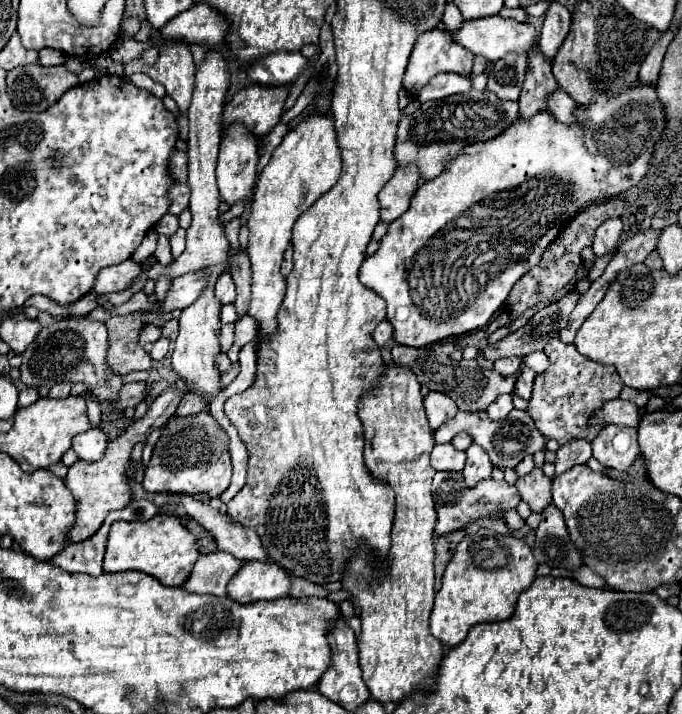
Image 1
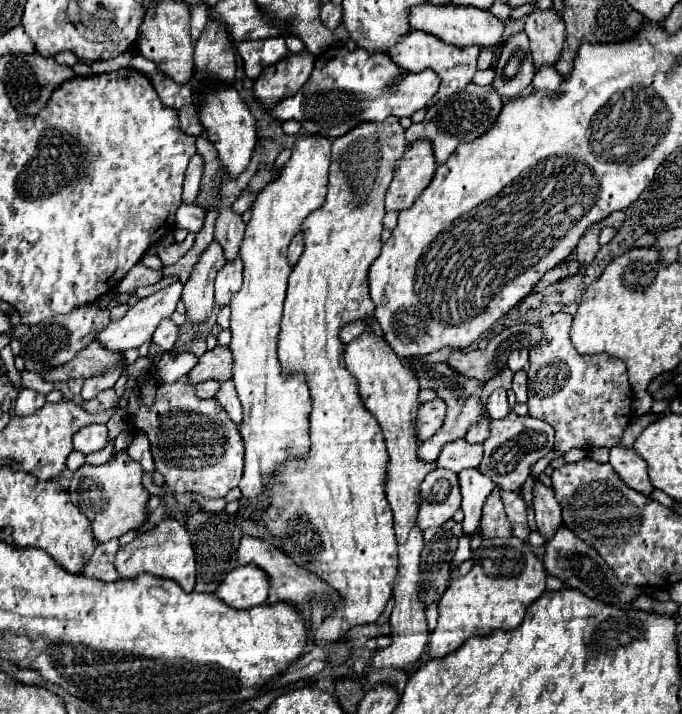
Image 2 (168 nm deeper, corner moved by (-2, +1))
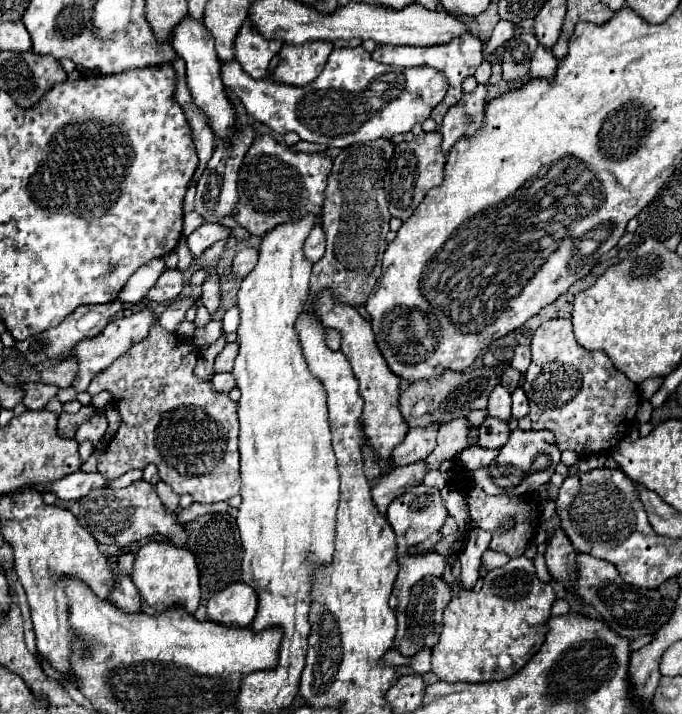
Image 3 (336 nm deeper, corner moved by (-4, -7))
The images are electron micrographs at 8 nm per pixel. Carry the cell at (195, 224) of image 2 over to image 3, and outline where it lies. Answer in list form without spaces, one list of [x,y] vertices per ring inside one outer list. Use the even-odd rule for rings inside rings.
[[[205,223],[201,225],[197,231],[193,231],[189,237],[187,237],[187,245],[189,245],[189,251],[193,257],[199,257],[205,249],[209,249],[215,241],[219,239],[229,239],[229,231],[221,225],[215,225],[215,223]]]

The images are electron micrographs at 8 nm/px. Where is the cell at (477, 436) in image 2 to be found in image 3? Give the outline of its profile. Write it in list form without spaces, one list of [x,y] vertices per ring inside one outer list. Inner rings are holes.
[[[487,417],[485,423],[479,427],[479,447],[499,449],[499,447],[503,447],[503,443],[507,443],[509,433],[511,433],[511,429],[509,429],[507,421]]]

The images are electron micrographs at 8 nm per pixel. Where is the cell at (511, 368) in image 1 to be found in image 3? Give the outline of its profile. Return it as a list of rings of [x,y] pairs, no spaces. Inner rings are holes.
[[[515,347],[515,357],[511,361],[511,367],[525,373],[531,363],[531,349],[529,347]]]

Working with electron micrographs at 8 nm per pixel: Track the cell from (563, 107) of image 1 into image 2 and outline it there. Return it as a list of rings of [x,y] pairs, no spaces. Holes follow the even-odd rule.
[[[553,67],[539,69],[539,73],[535,73],[535,77],[533,77],[533,87],[535,87],[537,91],[559,93],[561,83],[563,83],[563,77],[561,77]]]

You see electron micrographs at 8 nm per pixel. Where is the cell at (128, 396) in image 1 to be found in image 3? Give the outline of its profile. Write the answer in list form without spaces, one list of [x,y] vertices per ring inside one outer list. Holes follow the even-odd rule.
[[[93,405],[81,407],[77,413],[61,413],[61,417],[59,417],[59,423],[57,423],[59,437],[73,439],[73,437],[75,437],[75,431],[77,431],[77,427],[79,427],[79,425],[81,425],[85,419],[89,419],[93,413],[95,413],[95,407],[93,407]]]

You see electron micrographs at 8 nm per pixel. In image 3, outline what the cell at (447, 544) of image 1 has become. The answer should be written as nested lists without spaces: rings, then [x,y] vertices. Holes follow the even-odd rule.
[[[423,577],[419,583],[415,583],[411,587],[411,597],[409,597],[409,605],[407,605],[407,631],[397,647],[401,651],[401,655],[413,657],[415,653],[419,653],[425,647],[429,647],[429,649],[435,647],[435,643],[439,641],[441,627],[443,627],[441,617],[443,617],[443,611],[449,601],[451,601],[451,589],[441,577]]]

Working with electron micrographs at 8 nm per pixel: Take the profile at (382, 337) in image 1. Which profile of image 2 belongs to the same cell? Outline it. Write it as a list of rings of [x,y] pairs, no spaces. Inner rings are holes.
[[[355,321],[355,323],[349,323],[349,325],[345,325],[345,327],[341,329],[341,341],[347,345],[347,343],[351,343],[353,339],[361,337],[365,331],[369,331],[369,325],[367,325],[365,321]]]

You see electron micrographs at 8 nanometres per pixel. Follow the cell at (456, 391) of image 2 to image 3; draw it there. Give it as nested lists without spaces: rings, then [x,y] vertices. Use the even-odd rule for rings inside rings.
[[[419,461],[419,463],[407,465],[407,467],[395,467],[393,471],[383,475],[381,479],[377,479],[371,485],[371,497],[373,497],[373,503],[375,503],[377,511],[385,513],[387,505],[397,495],[403,495],[405,491],[417,487],[423,481],[425,473],[427,473],[425,461]]]

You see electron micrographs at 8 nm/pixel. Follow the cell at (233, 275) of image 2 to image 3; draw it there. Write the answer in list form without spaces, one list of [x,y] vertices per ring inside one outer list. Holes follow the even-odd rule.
[[[255,247],[241,249],[233,259],[233,275],[237,275],[237,277],[249,275],[249,271],[253,271],[253,267],[257,263],[257,257],[259,257],[259,253]]]

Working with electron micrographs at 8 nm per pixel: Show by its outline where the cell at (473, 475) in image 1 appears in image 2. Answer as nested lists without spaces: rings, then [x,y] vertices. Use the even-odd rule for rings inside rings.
[[[479,467],[475,469],[465,469],[459,473],[459,481],[461,481],[461,495],[463,495],[463,531],[467,535],[473,535],[479,527],[481,521],[481,509],[485,505],[485,499],[489,497],[489,493],[497,487],[487,475],[483,475],[479,471]]]

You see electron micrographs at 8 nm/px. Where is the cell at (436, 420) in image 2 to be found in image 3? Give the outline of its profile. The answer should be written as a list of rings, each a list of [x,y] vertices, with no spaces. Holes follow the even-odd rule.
[[[437,425],[409,429],[405,439],[399,443],[399,447],[391,455],[393,467],[411,465],[425,459],[435,449],[435,439],[437,439]]]

